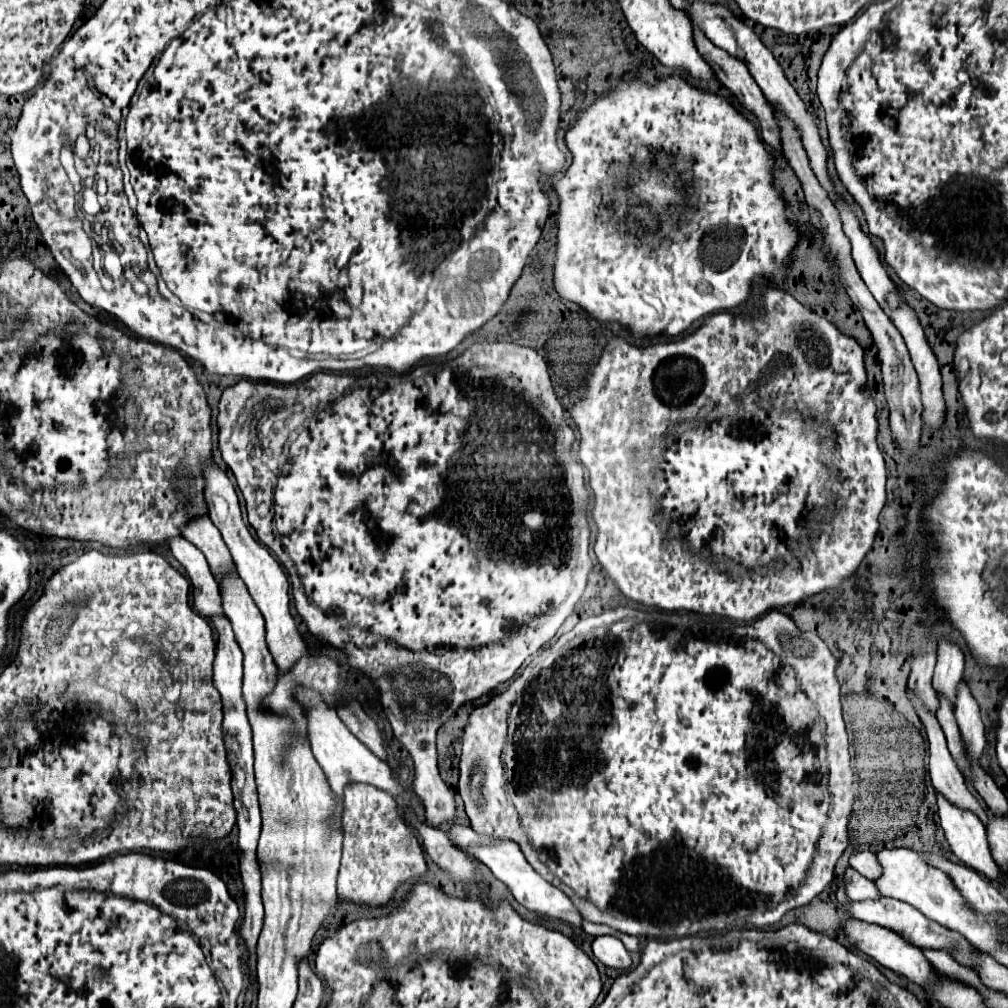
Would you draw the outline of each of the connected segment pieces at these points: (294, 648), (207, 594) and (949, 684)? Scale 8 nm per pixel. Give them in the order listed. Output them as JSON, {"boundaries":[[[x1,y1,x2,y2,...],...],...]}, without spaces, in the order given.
{"boundaries":[[[206,462,204,464,204,480,206,480,204,494,206,494,206,504,210,510,210,520,220,530,220,534,232,554,232,560,236,562,238,576,244,580,250,596,254,598,258,610,262,612,262,616,266,620,266,642,268,642,270,654,274,656,278,670,288,672,300,658,310,654,308,646,302,640,302,636,294,624,294,618,290,614,290,598,288,598,290,582,288,582,284,570,280,568,280,564,268,552,268,548,264,544,256,542,252,538,250,530,246,528,246,524,242,520,240,502,238,502,238,496,236,496,236,490,234,490,230,478,214,462]],[[184,538,170,540,170,550,172,550,174,558,184,566,184,570,192,582,192,588,194,588,192,596,194,596,196,612,204,618,224,616,220,586,218,586,216,578,212,576,204,554]],[[940,640,938,662,936,662,936,672,934,672,934,690,936,694,948,698,952,706,956,702,956,688,962,680,962,670,964,670,962,650,954,642]]]}

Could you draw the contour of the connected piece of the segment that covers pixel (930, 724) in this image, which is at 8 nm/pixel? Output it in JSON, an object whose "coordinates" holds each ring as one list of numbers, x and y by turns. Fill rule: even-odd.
{"coordinates":[[908,692,908,698,910,698,910,702,912,702,912,706,914,706,914,710,918,712,918,716,920,716,920,720,924,722,924,726,926,726,926,732,928,732,928,740,930,740,930,748,928,748,928,752,930,752,930,778,932,778,932,786,936,788,936,792,940,792,950,804,954,804,954,806,958,806,958,808,964,808,964,810,970,810,970,812,974,812,978,818,980,818,980,822,986,826,990,820,988,820,988,810,986,808,982,808,980,806,980,802,978,802,978,798,976,796,972,796,970,792,968,792,968,788,966,788,966,780,964,780,964,776,962,776,962,772,958,770,958,766,956,766,956,762,954,762,954,758,952,758,952,754,948,752,948,748,946,748,946,738,944,738,944,732,942,732,942,728,940,728,940,724,938,724,938,720,936,720,936,716,932,716,930,712,926,712,924,710,924,704,920,704,920,698,916,698,916,696,912,696,910,692]]}

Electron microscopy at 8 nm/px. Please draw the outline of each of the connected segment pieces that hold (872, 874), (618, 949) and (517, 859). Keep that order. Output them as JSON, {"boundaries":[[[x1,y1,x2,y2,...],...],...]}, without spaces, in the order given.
{"boundaries":[[[856,852,856,854,852,854,850,856,850,866,854,870,858,870,862,876,870,878,870,880,876,880,876,878,882,876,882,866,876,860,874,852]],[[598,936,592,942,592,952,608,968,628,970,632,966,630,952,624,948,624,944,616,936]],[[450,824,446,834,454,840,456,846,462,846,466,848,468,852,472,852,484,866,488,866,492,870,492,874,502,880,508,890,512,892,512,896,528,910,532,912,538,912,542,916,548,916,548,918,558,918,558,920,564,920,572,926,582,926,582,916,580,912,576,910,576,906,572,904,572,900,562,892,558,890,556,886,548,884,524,858,524,854,520,852,520,848,512,842,512,840,498,840,498,838,492,838,492,836,482,836,478,832,474,832,470,826,456,826,456,824]]]}

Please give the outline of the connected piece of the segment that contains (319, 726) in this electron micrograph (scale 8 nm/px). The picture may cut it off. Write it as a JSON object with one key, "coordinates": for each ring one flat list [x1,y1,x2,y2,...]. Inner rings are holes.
{"coordinates":[[296,686,294,690,294,698,296,702,304,708,306,712,306,720,308,720,308,740,312,744,312,752,314,758,318,760,318,764,322,766,330,788,342,796,342,790,346,784,350,782,366,782,372,784,380,790,386,790,392,796,404,798,404,800,414,800,412,794,408,794,392,776,388,764,384,760,380,760,372,750,368,750,346,726,344,722,338,718,336,710,324,702,324,698,320,696,318,690,308,688,308,686]]}

